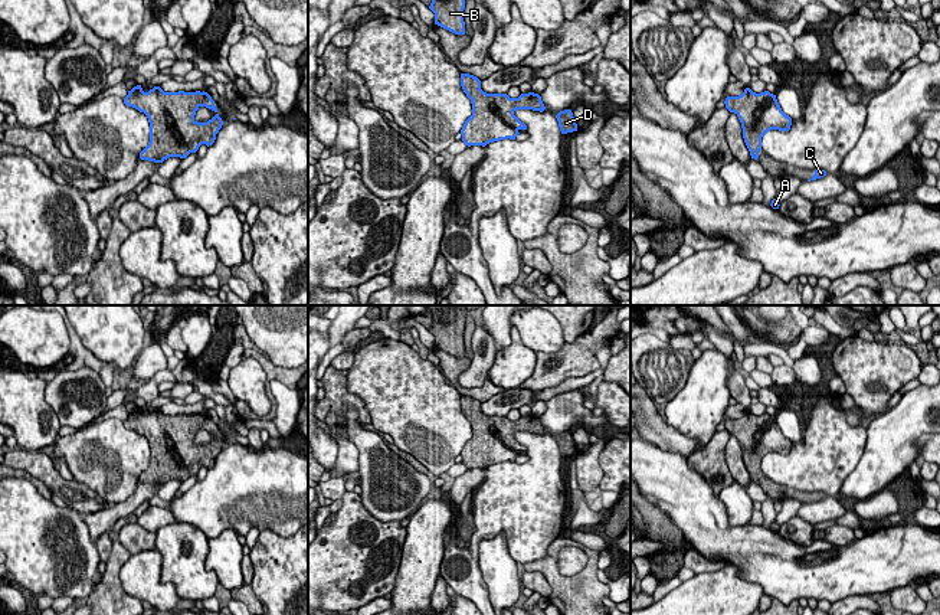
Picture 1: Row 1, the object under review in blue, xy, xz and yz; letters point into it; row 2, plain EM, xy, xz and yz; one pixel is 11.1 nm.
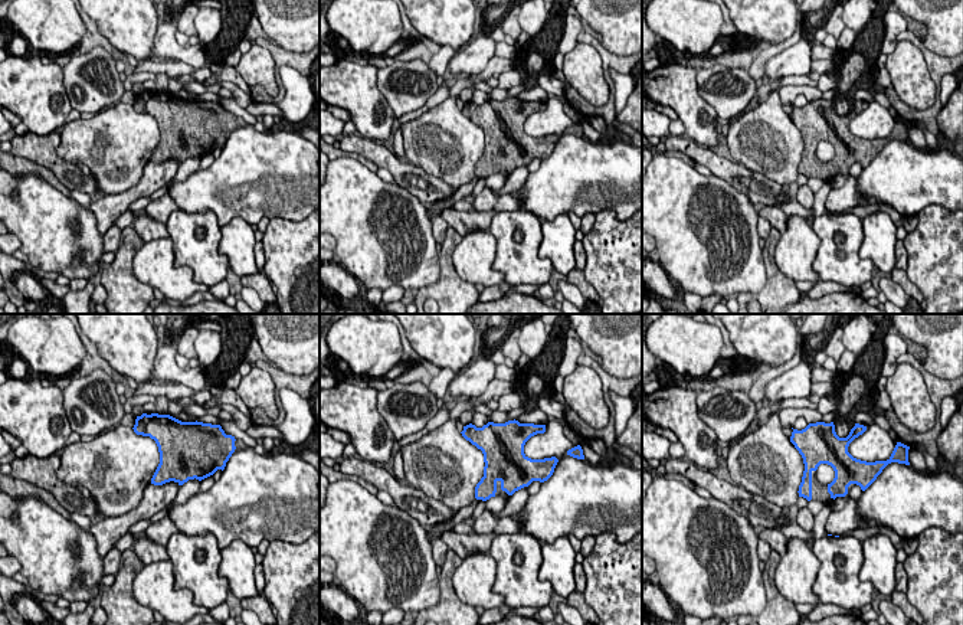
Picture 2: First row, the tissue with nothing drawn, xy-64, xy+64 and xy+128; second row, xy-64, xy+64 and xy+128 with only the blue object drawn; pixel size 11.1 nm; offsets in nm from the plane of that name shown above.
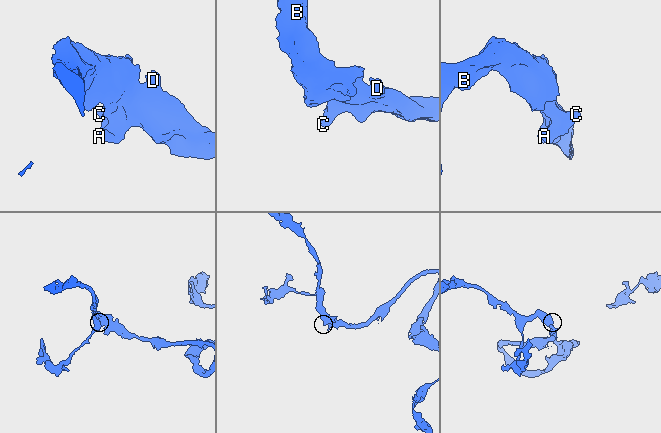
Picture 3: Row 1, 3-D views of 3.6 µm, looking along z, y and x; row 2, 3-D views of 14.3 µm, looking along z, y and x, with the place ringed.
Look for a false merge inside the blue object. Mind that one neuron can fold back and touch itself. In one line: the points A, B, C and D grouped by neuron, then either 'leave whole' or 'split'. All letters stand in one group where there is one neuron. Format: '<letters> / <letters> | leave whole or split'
A B C D | leave whole

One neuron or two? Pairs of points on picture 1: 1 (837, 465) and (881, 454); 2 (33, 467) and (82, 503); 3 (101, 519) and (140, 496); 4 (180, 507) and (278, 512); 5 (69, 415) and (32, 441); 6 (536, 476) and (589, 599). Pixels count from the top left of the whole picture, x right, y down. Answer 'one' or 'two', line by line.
1: two
2: one
3: one
4: one
5: two
6: two

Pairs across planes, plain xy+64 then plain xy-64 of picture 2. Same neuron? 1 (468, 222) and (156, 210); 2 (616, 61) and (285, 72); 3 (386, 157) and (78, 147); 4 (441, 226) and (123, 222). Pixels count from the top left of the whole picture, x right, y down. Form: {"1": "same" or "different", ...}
{"1": "different", "2": "different", "3": "different", "4": "different"}

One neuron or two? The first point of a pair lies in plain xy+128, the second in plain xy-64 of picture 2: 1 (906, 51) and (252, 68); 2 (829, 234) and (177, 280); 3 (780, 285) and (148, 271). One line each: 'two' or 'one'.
1: one
2: two
3: two

